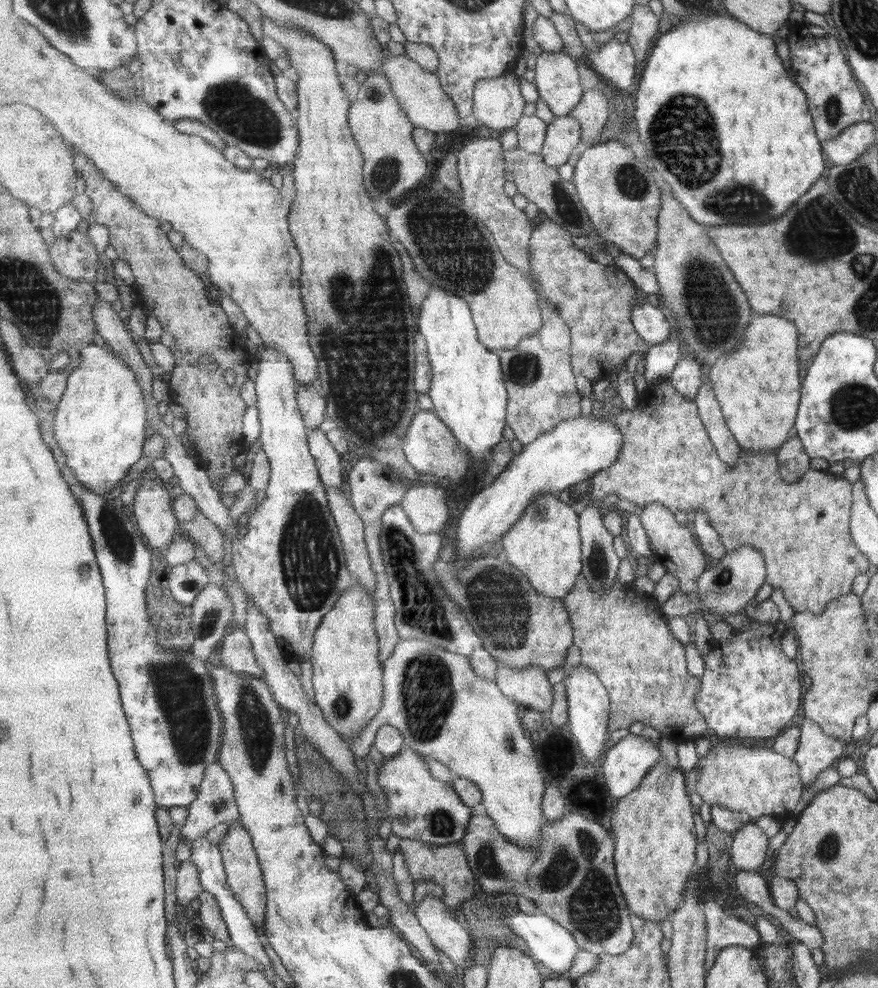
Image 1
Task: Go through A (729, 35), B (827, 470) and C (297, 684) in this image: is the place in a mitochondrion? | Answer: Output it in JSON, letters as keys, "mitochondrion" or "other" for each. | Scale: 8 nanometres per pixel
{"A":"other","B":"other","C":"other"}

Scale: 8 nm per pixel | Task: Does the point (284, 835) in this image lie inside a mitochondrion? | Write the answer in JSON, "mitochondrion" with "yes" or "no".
{"mitochondrion":"no"}

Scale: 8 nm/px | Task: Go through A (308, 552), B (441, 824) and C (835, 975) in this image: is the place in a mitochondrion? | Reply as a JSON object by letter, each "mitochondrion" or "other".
{"A":"mitochondrion","B":"mitochondrion","C":"other"}

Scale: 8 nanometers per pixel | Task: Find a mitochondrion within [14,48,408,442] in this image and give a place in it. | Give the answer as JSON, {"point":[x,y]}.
{"point":[245,116]}

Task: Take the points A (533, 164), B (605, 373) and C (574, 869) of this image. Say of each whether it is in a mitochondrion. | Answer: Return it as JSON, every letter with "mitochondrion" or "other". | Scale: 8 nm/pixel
{"A":"other","B":"other","C":"mitochondrion"}

